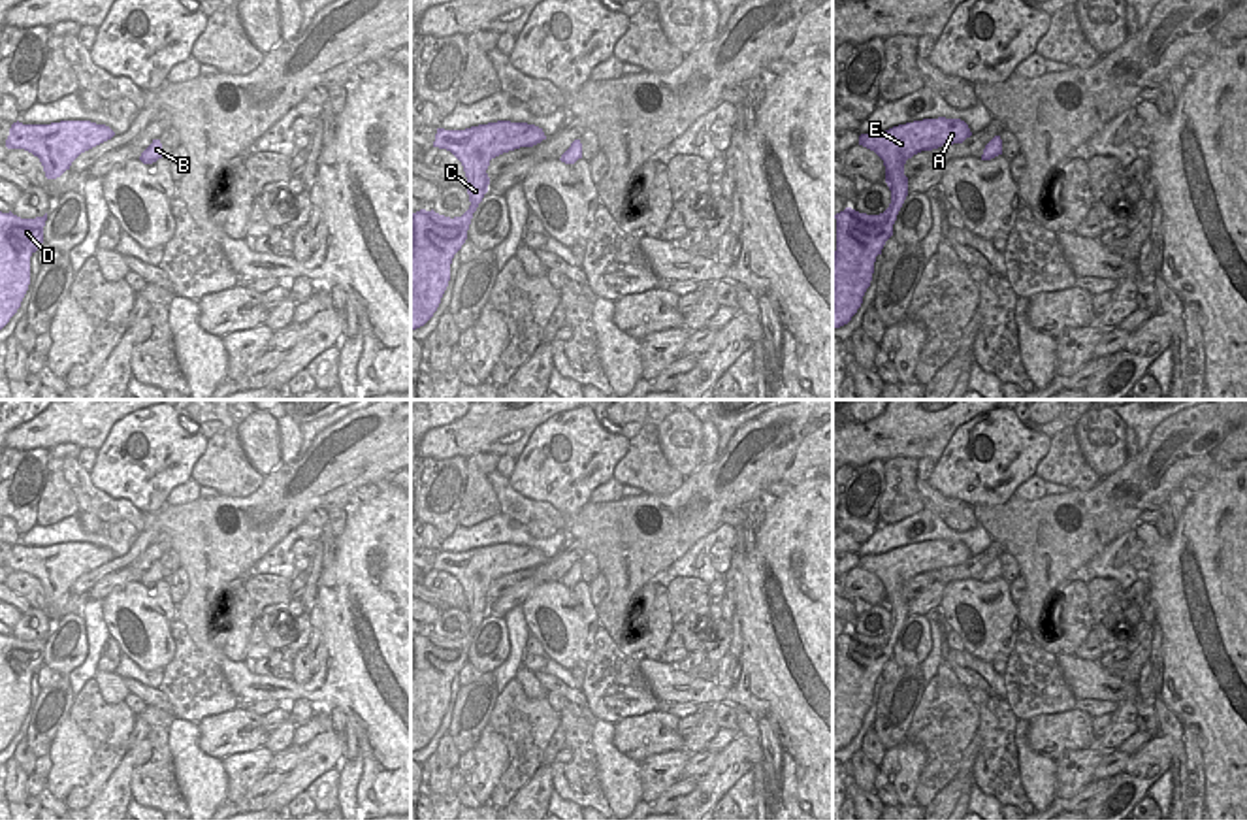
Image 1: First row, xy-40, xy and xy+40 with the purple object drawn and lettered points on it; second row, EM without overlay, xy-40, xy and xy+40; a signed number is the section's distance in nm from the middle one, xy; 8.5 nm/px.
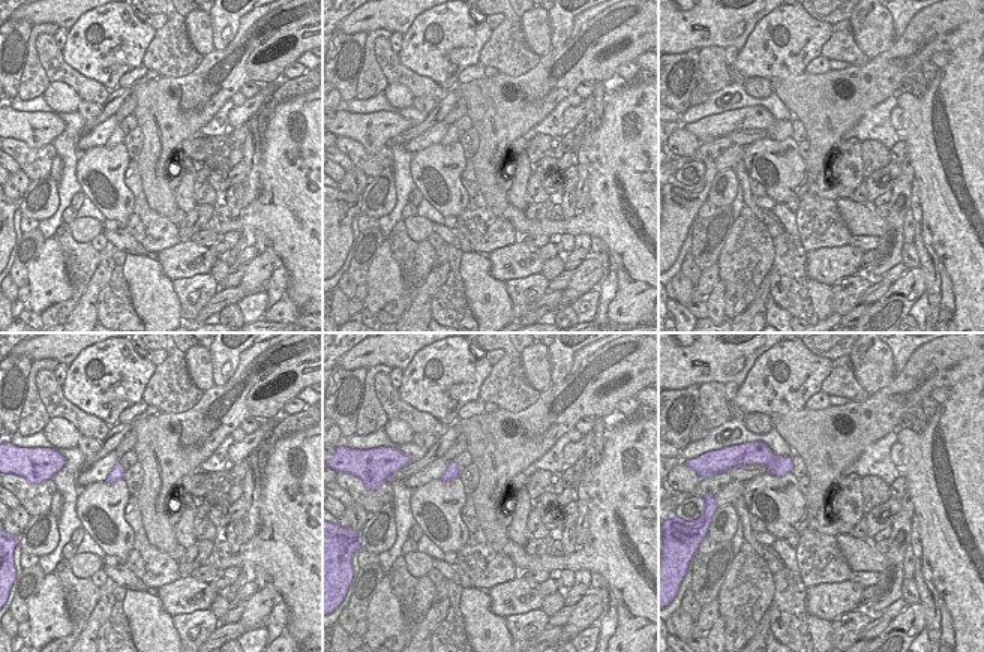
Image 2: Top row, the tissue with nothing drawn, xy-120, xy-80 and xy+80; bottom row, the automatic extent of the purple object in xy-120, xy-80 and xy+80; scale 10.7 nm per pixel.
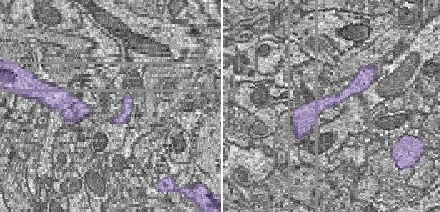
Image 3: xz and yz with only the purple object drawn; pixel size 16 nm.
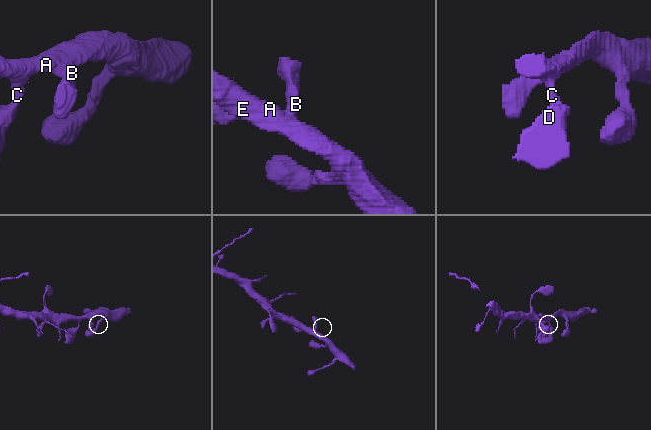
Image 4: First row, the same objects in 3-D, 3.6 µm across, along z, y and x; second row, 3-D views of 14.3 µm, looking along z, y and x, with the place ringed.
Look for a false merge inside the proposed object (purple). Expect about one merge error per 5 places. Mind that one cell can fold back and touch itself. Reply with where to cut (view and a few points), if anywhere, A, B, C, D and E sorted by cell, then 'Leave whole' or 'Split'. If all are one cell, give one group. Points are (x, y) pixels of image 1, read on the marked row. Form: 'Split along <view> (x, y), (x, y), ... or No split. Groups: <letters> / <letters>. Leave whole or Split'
No split. Groups: A B C D E. Leave whole

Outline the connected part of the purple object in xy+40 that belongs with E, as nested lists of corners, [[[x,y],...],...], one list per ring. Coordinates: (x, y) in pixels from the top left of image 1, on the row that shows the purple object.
[[[923,119],[885,132],[861,134],[859,145],[874,151],[885,166],[891,204],[880,215],[851,207],[836,213],[836,251],[833,254],[833,328],[851,320],[870,287],[876,256],[893,236],[893,224],[908,196],[904,164],[921,151],[963,143],[972,132],[961,119]]]

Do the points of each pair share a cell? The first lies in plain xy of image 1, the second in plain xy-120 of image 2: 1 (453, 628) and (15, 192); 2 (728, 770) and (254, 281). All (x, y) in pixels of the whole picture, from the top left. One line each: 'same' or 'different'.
1: same
2: same

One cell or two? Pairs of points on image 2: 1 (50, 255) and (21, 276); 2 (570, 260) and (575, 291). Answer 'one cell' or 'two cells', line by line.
1: two cells
2: two cells

